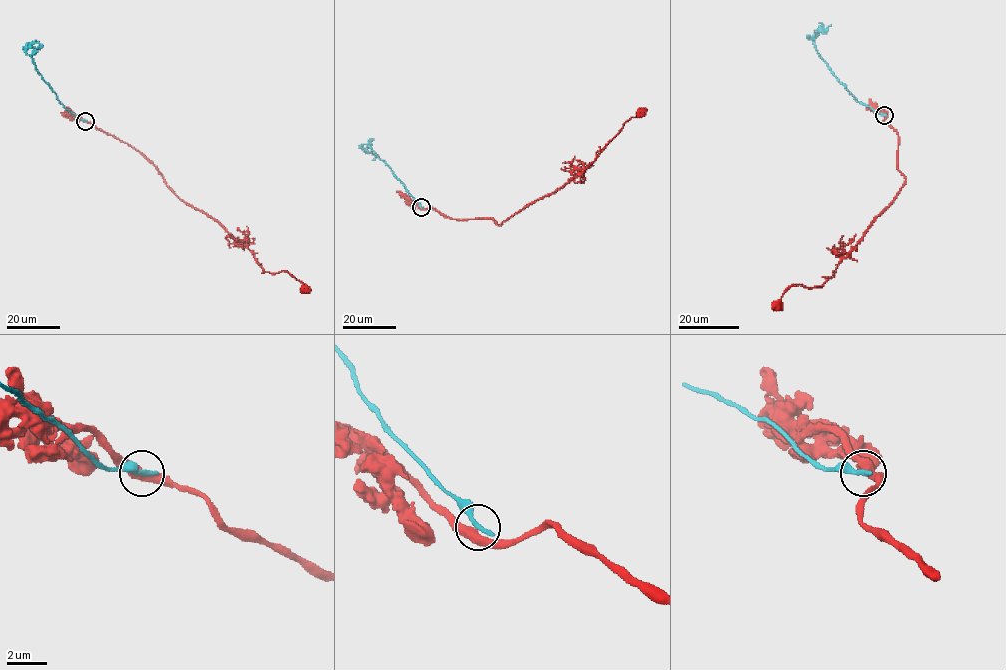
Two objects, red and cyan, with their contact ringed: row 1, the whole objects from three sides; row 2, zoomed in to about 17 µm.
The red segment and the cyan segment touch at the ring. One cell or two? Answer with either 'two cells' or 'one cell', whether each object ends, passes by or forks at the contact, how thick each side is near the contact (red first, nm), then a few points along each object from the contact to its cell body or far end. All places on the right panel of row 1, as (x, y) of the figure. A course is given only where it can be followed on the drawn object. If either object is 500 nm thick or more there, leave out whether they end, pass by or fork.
two cells; red passes by; cyan ends; calibres 440 and 320 nm; course red (884, 114), (884, 122), (897, 133), (897, 169), (905, 183), (831, 277), (812, 288), (792, 284), (777, 305); course cyan (884, 115), (859, 103), (820, 56), (814, 37), (831, 25)

